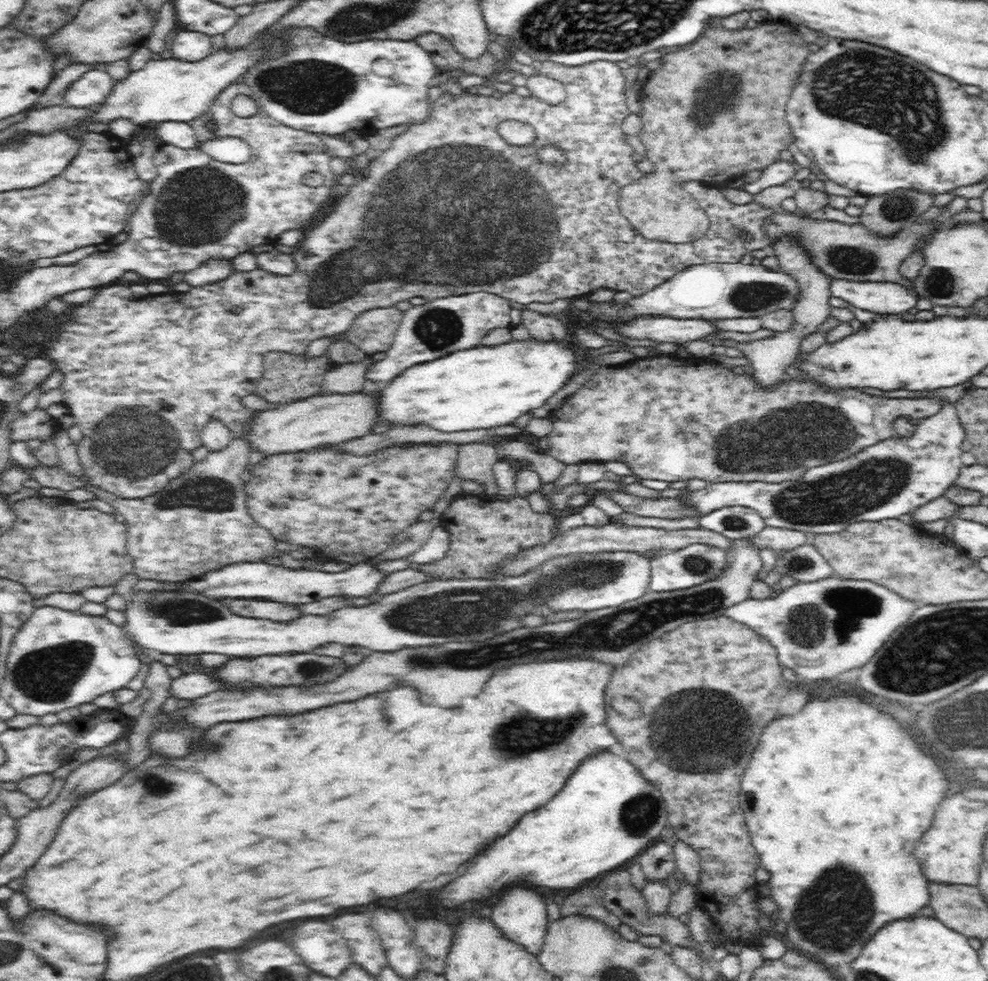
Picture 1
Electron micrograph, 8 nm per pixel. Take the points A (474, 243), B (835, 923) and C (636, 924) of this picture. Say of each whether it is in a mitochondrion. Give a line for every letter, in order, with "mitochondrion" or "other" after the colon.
A: mitochondrion
B: mitochondrion
C: other

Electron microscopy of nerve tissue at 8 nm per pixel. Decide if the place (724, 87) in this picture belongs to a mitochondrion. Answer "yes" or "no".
yes

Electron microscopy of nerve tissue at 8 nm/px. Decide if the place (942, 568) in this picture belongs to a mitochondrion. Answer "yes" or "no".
no

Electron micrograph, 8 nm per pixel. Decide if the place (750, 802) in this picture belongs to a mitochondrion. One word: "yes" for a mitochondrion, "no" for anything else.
no

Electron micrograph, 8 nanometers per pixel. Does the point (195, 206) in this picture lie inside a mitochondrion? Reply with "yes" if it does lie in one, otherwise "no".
yes

